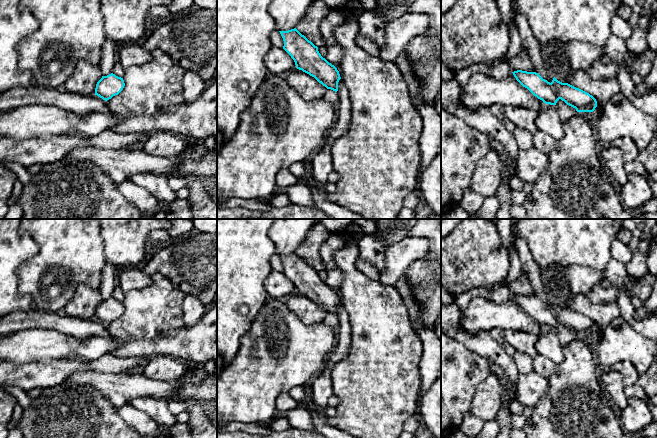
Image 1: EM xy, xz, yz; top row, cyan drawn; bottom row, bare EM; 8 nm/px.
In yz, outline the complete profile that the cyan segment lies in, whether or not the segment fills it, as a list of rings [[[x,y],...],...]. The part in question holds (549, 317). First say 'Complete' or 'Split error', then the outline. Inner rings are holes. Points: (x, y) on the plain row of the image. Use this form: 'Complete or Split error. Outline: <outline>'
Complete. Outline: [[[517,294],[512,297],[523,311],[545,328],[556,329],[561,323],[577,336],[593,336],[597,331],[597,325],[592,319],[568,307],[562,307],[555,301],[550,307],[536,296]]]

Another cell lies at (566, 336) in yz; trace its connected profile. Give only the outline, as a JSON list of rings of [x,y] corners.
[[[561,323],[557,325],[555,330],[557,332],[562,347],[569,345],[573,340],[578,337],[575,332],[567,329]]]

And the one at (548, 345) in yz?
[[[545,328],[536,341],[538,354],[549,358],[555,364],[564,361],[564,351],[555,329]]]

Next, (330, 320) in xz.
[[[327,313],[327,314],[326,314],[323,322],[324,322],[327,326],[329,326],[329,327],[331,327],[331,328],[333,328],[333,329],[337,329],[337,327],[338,327],[338,325],[339,325],[338,317],[335,316],[335,315],[333,315],[333,314],[331,314],[331,313]]]

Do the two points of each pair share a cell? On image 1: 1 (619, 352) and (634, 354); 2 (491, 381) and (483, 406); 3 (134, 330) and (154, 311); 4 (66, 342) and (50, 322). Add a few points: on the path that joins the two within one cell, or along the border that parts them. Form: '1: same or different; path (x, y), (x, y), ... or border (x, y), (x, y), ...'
1: same; path (623, 352), (630, 352)
2: same; path (490, 387), (487, 400)
3: same; path (139, 325), (149, 315)
4: different; border (35, 327), (56, 330), (80, 340)

